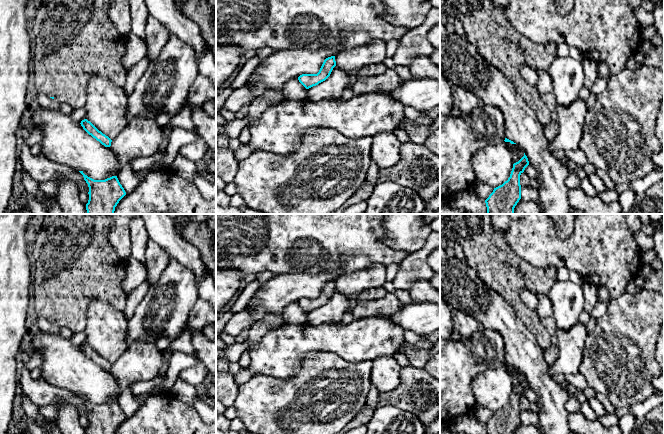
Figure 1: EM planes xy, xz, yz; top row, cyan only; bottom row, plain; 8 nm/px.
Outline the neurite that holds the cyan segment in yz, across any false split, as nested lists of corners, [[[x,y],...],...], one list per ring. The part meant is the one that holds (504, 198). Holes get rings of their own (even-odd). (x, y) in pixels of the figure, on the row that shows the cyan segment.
[[[524,153],[524,156],[513,164],[508,180],[494,188],[485,200],[487,214],[514,214],[514,208],[521,199],[520,175],[528,165],[529,161]]]

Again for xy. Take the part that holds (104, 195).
[[[79,171],[89,187],[89,200],[86,204],[87,214],[114,214],[115,207],[126,195],[117,176],[105,180],[94,180]]]

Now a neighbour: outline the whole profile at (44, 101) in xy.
[[[38,94],[37,100],[39,106],[42,108],[46,108],[49,110],[57,110],[60,107],[60,103],[57,100],[52,99],[44,94]]]

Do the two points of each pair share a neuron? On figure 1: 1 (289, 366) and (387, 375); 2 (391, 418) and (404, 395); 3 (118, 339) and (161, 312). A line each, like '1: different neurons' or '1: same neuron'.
1: different neurons
2: different neurons
3: different neurons

